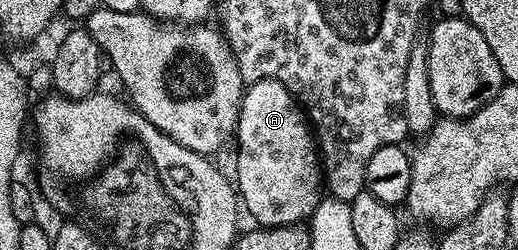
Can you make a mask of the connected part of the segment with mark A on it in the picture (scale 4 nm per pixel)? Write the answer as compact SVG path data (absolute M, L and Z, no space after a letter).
M261 79L244 88L234 140L239 141L239 154L233 181L246 216L248 213L256 226L298 225L315 214L325 189L321 153L296 94L290 93L285 83Z

